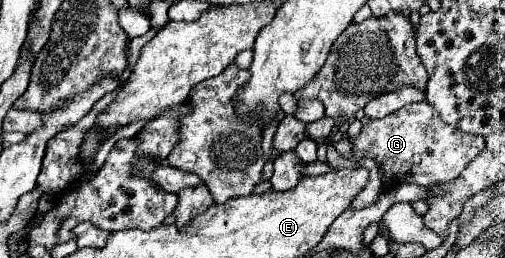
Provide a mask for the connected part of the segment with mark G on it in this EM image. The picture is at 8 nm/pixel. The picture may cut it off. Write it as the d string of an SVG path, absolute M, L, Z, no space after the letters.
M428 103L408 105L384 119L370 119L362 125L360 135L352 141L352 159L374 159L386 179L386 191L400 183L450 183L480 153L484 139L446 125Z

